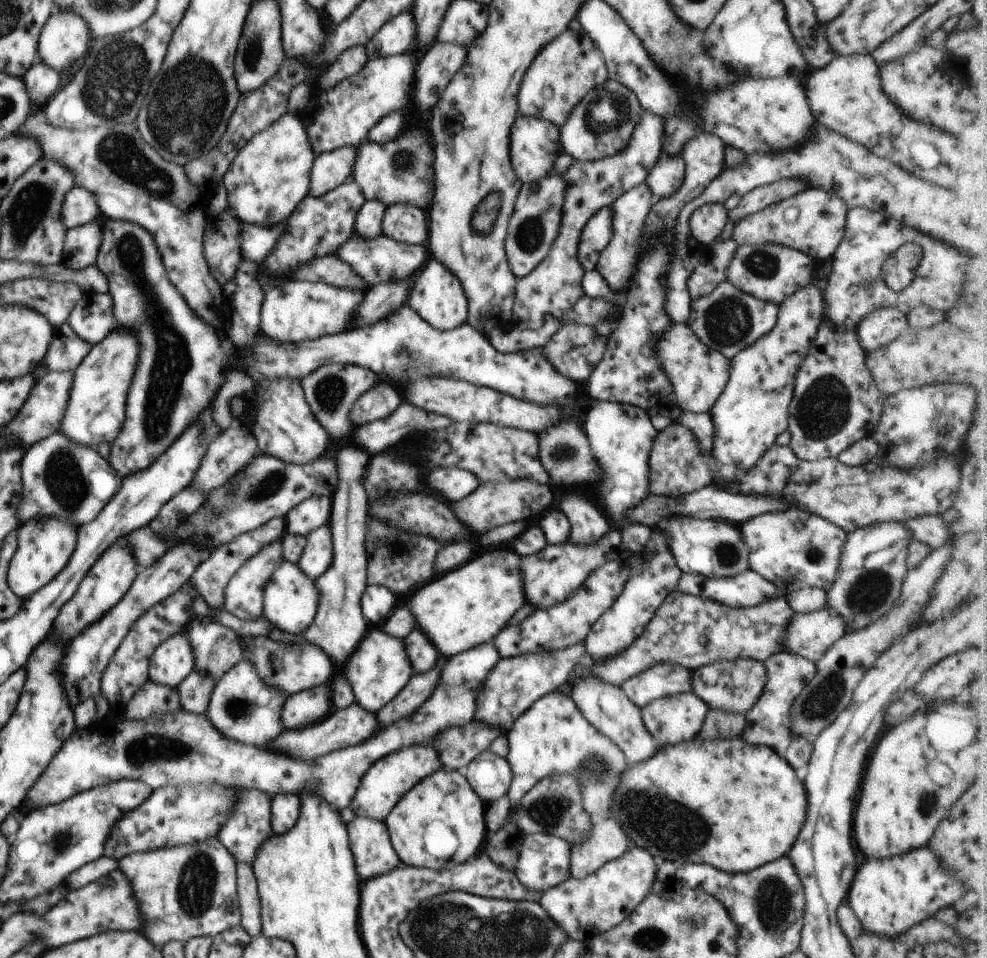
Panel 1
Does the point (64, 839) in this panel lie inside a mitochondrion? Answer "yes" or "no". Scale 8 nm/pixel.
yes

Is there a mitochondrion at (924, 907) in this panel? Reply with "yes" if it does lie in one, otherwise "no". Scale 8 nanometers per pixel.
no

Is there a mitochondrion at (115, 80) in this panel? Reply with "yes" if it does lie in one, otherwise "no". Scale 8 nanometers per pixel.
yes

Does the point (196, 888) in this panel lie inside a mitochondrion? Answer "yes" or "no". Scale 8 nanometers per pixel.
yes

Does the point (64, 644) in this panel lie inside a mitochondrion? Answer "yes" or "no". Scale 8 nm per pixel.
no

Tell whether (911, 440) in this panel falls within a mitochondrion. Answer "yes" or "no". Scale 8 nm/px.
yes

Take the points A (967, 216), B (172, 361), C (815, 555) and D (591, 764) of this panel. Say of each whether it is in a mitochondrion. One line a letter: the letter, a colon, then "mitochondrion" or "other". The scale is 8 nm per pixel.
A: other
B: mitochondrion
C: mitochondrion
D: mitochondrion

